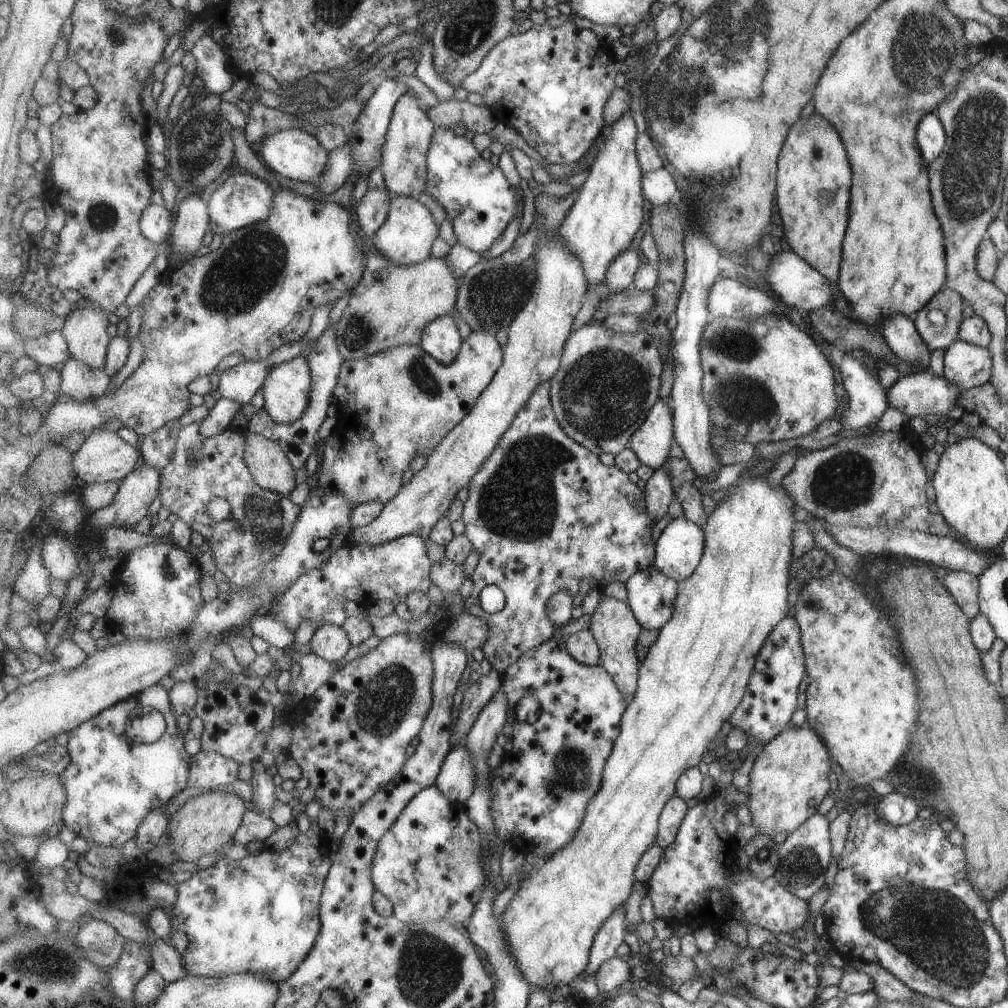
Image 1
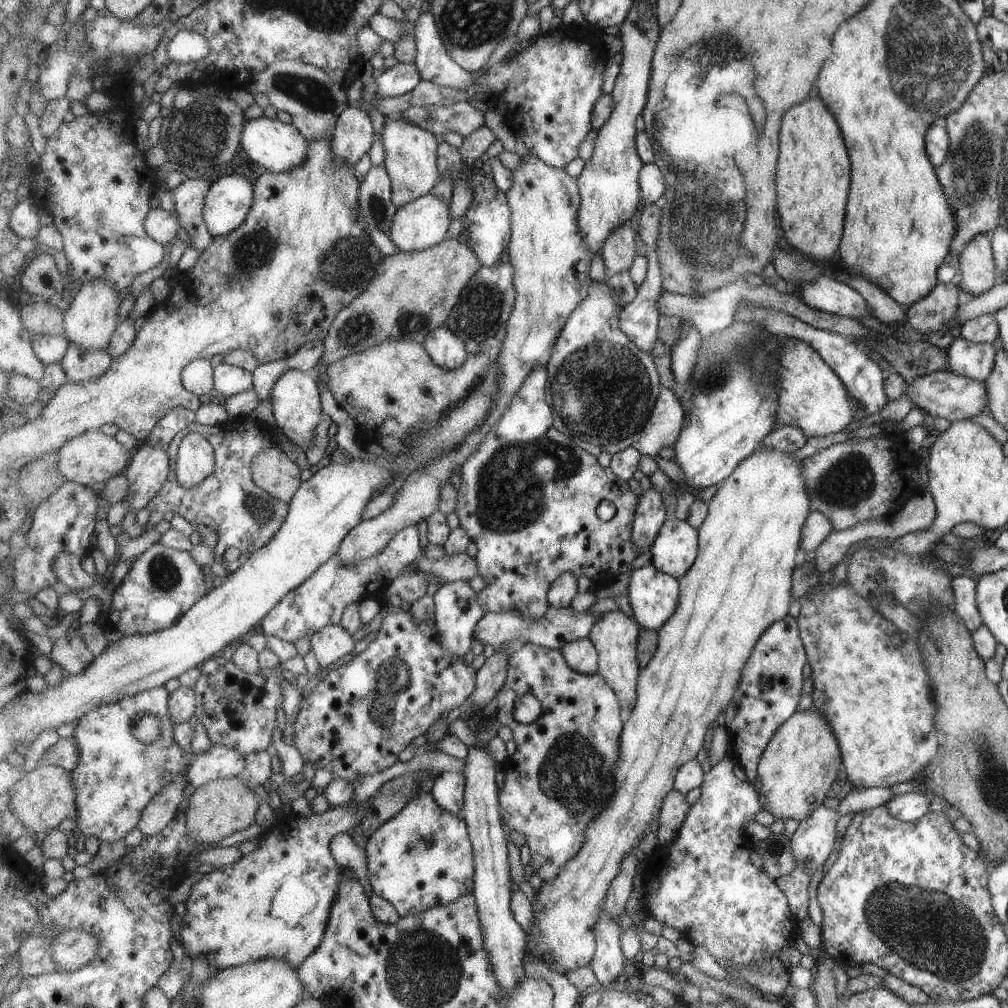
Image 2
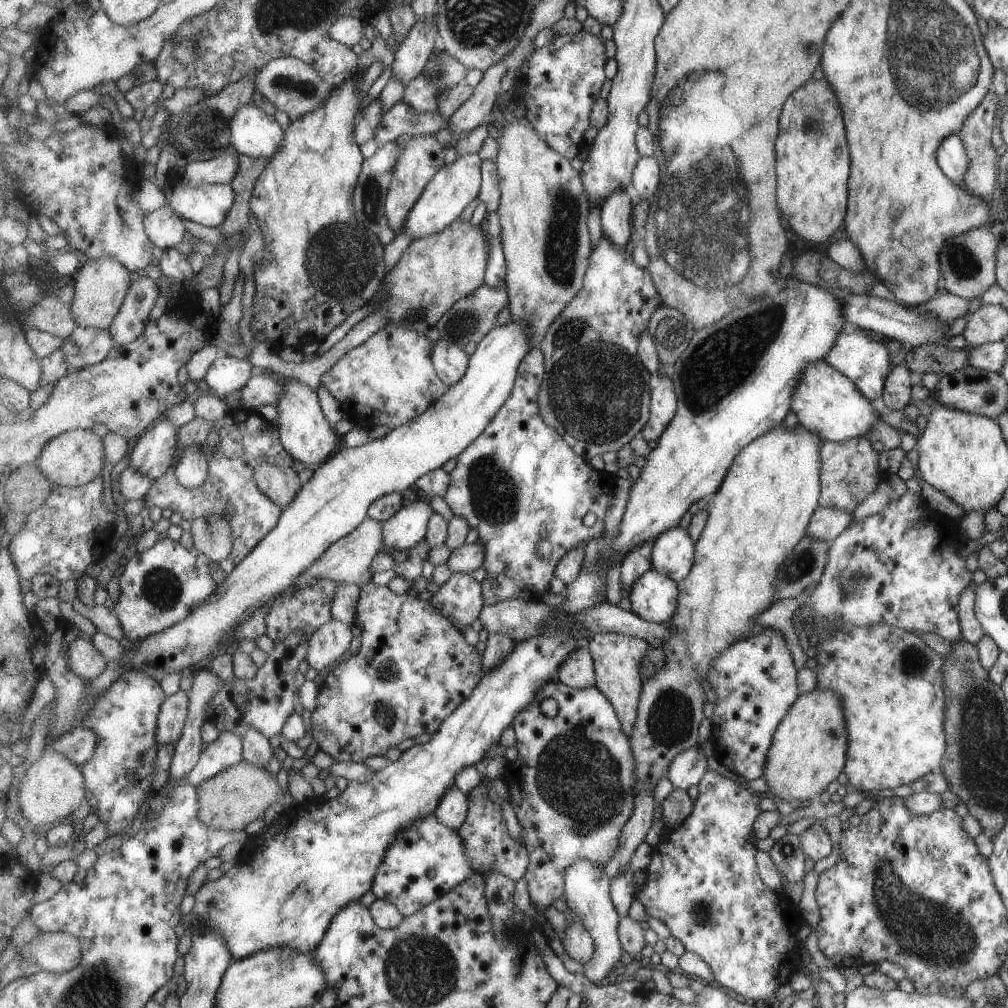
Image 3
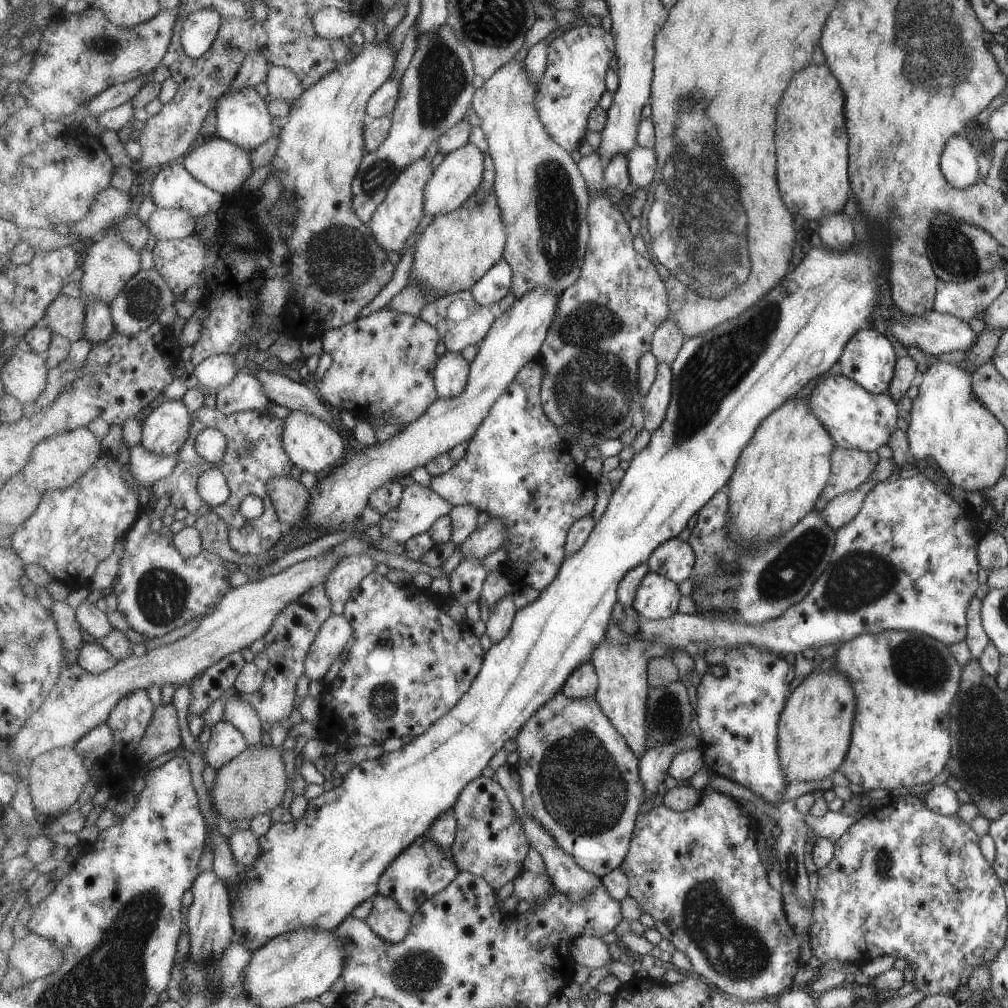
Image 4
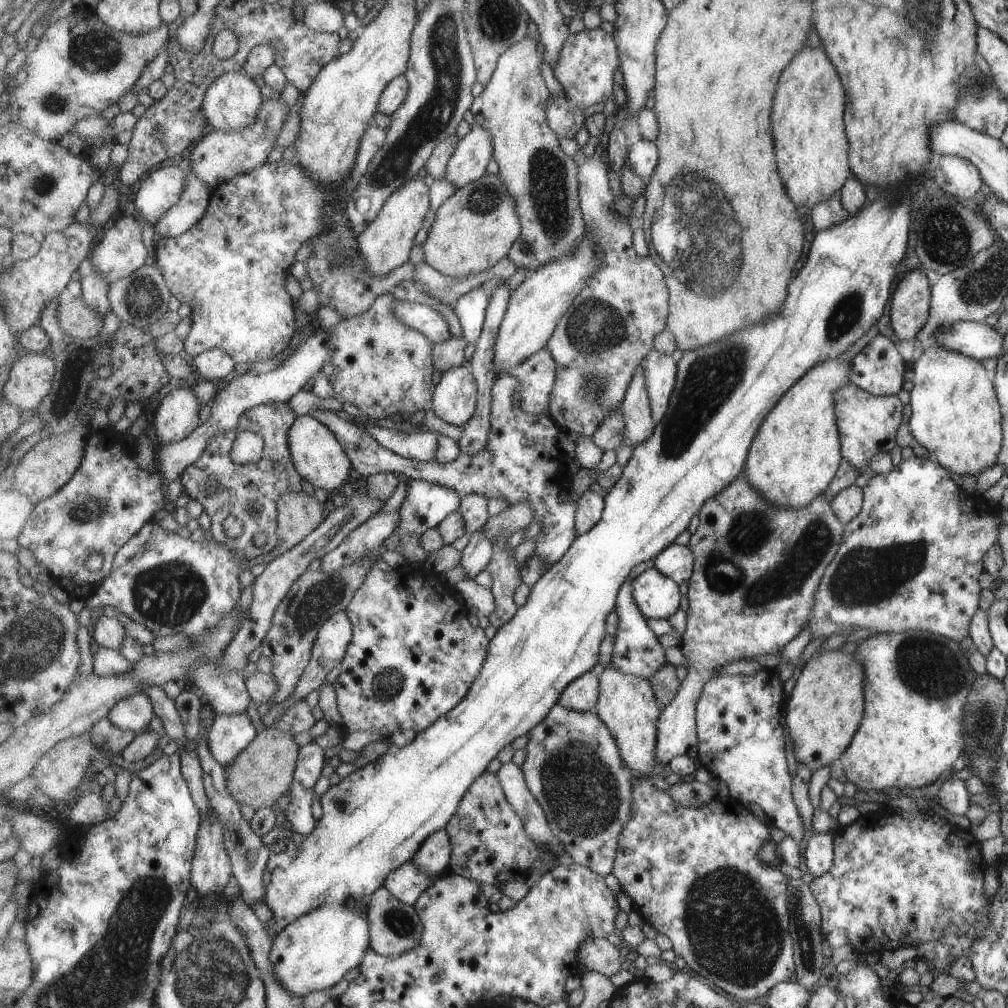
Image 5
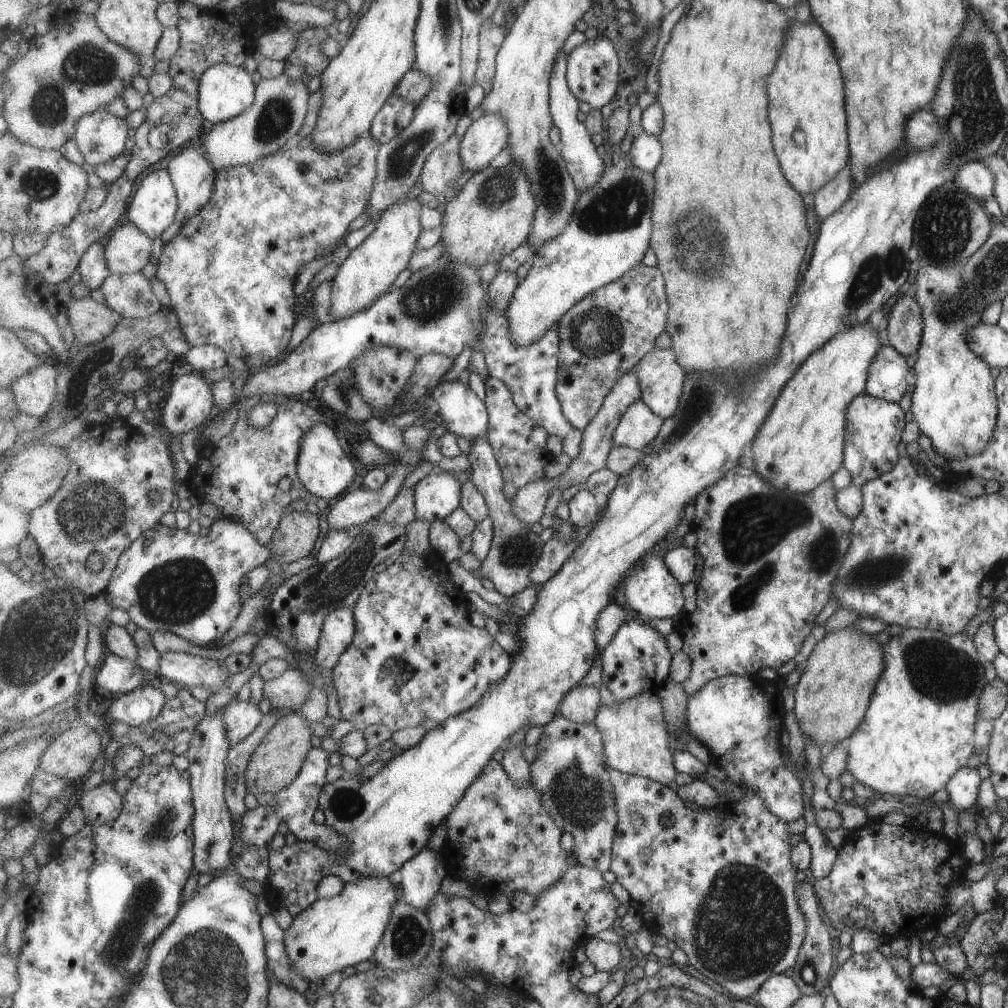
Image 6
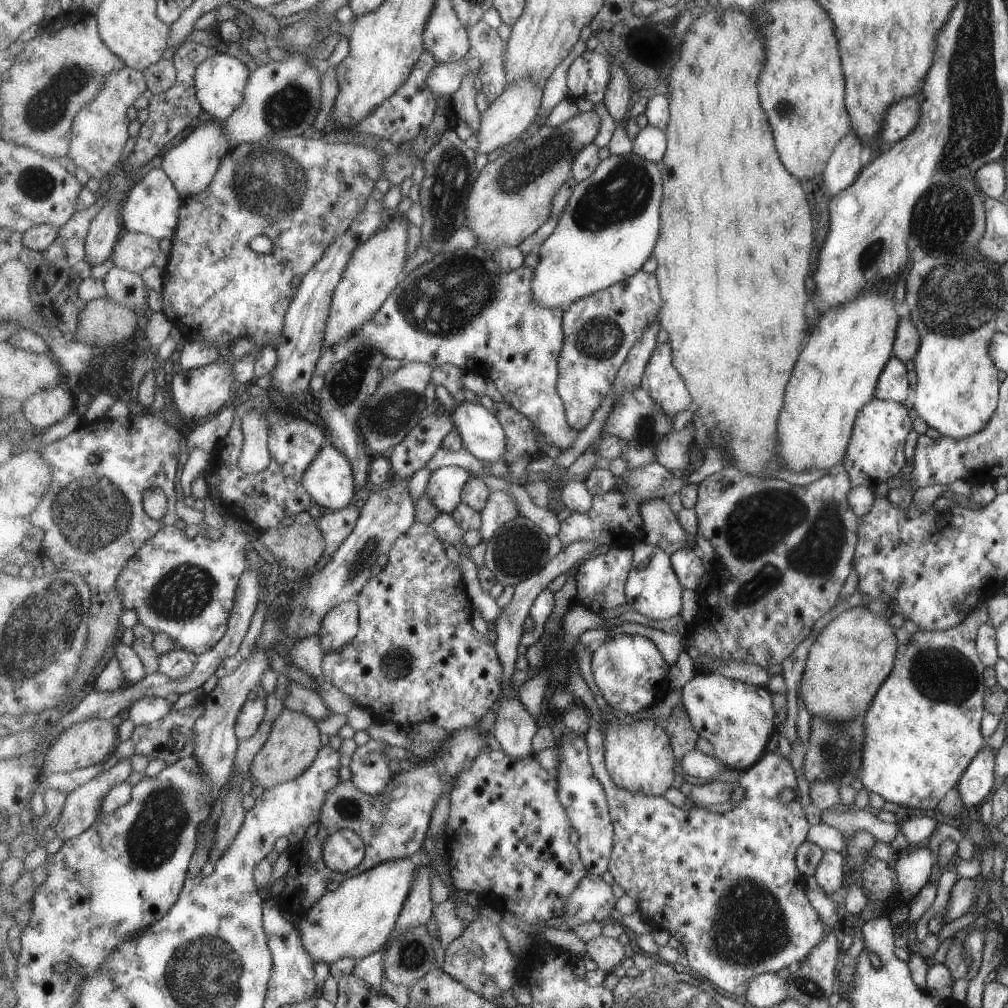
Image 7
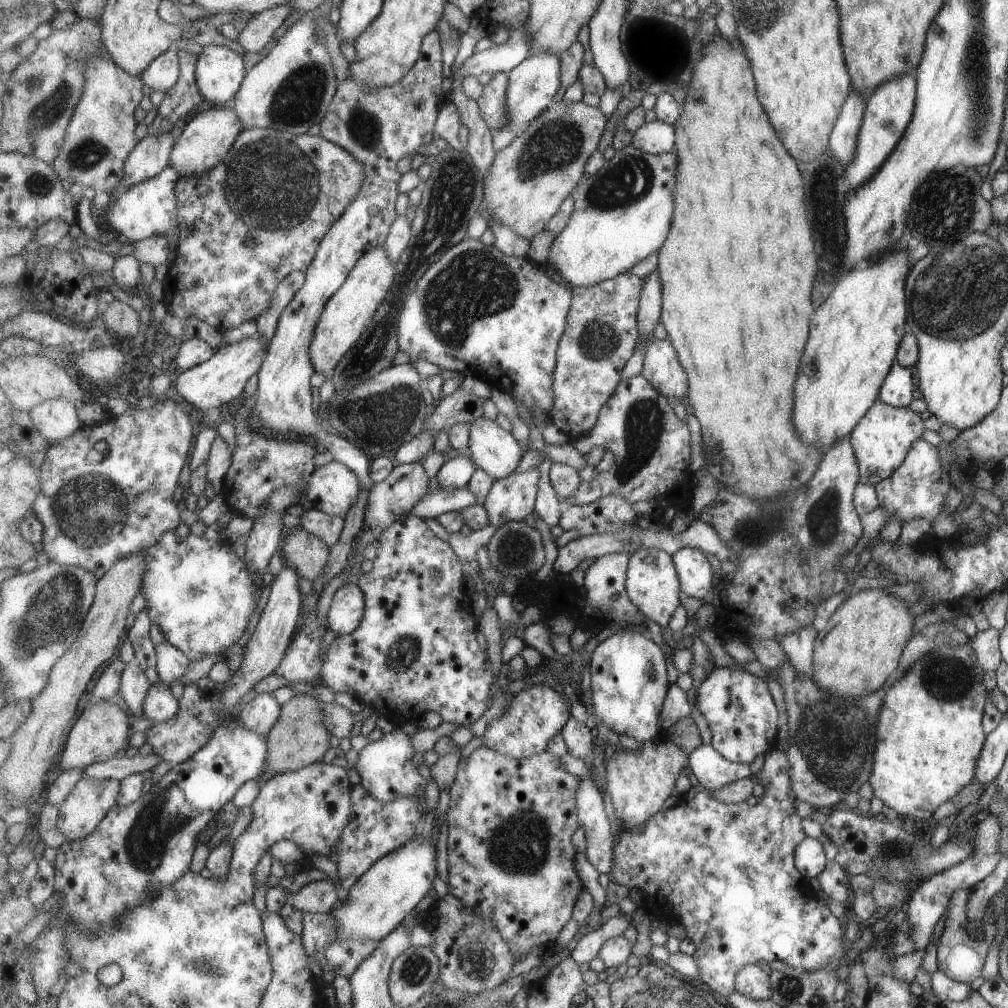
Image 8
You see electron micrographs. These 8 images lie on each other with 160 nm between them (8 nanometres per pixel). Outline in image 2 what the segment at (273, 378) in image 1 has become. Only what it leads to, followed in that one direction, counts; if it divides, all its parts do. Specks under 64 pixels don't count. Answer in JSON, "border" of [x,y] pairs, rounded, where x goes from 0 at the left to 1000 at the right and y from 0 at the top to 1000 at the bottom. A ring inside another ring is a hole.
{"border":[[[287,366],[275,376],[266,398],[269,400],[275,423],[283,429],[287,437],[293,438],[295,442],[304,446],[305,440],[311,437],[313,425],[322,414],[318,405],[315,377],[301,366]]]}

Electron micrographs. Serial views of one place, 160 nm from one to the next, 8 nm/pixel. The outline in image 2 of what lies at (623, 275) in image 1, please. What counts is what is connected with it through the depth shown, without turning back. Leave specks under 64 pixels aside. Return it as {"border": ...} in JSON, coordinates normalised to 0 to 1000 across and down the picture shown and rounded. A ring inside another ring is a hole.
{"border":[[[621,221],[618,225],[614,225],[602,237],[597,251],[605,277],[610,275],[610,272],[618,270],[618,268],[625,268],[633,253],[632,232],[624,224],[624,221]]]}

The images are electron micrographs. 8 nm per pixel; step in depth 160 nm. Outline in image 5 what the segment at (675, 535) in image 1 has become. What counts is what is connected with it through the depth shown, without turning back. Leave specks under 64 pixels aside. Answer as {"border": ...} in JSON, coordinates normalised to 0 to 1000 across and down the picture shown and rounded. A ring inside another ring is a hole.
{"border":[[[666,540],[650,554],[650,563],[674,580],[688,571],[689,552],[685,542]]]}

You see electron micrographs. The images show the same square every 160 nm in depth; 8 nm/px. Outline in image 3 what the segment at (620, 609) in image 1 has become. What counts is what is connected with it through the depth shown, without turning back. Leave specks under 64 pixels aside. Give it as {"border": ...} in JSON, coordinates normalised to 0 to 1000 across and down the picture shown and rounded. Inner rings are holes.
{"border":[[[594,628],[582,637],[582,641],[589,651],[591,680],[605,692],[620,726],[626,730],[629,725],[629,716],[633,712],[633,702],[640,676],[637,673],[637,655],[646,640],[642,635],[634,632],[614,628]]]}

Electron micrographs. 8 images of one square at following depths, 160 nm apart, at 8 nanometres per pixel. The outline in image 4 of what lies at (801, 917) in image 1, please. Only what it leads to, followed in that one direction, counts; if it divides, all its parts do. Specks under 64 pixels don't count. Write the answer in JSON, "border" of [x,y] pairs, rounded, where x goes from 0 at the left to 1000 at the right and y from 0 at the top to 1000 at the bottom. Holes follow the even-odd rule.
{"border":[[[703,781],[697,782],[696,795],[684,804],[673,807],[662,799],[657,798],[633,812],[629,829],[626,834],[625,847],[622,848],[616,861],[625,871],[624,888],[628,890],[636,901],[636,905],[645,907],[651,913],[651,921],[656,924],[657,930],[668,935],[671,942],[681,944],[688,953],[688,964],[701,970],[705,976],[709,976],[715,983],[722,984],[735,992],[766,992],[771,991],[778,984],[788,979],[787,968],[794,956],[791,954],[791,931],[787,929],[787,922],[780,906],[779,887],[769,883],[761,873],[762,861],[757,857],[751,841],[751,829],[754,826],[754,818],[749,811],[735,804],[731,793],[717,788]]]}

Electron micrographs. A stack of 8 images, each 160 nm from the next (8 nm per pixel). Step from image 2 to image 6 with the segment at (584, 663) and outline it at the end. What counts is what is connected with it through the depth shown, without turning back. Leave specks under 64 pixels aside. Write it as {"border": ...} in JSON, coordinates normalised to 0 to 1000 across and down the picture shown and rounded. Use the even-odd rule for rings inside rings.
{"border":[[[572,680],[559,691],[556,706],[572,718],[584,718],[590,716],[596,699],[594,682]]]}

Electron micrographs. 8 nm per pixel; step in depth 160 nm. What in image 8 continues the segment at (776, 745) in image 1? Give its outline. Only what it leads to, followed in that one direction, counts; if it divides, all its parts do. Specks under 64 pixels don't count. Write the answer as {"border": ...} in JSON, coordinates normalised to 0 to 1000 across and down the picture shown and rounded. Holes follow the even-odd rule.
{"border":[[[879,583],[849,585],[819,614],[818,621],[810,626],[807,634],[806,669],[794,672],[783,654],[769,666],[778,687],[782,708],[783,739],[779,746],[785,757],[786,787],[789,793],[801,796],[809,803],[822,805],[822,801],[834,795],[837,788],[850,786],[852,780],[862,774],[867,756],[870,708],[875,692],[886,676],[919,647],[931,641],[952,640],[961,635],[952,625],[952,618],[947,616],[919,620],[902,634],[906,612],[902,611],[899,599],[888,592]]]}

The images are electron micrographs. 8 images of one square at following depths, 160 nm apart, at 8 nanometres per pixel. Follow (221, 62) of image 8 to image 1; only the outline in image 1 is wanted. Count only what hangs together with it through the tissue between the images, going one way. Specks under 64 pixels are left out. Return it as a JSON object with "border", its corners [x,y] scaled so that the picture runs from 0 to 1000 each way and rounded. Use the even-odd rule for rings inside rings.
{"border":[[[302,128],[280,129],[266,135],[253,149],[261,155],[265,165],[277,174],[289,179],[312,183],[321,173],[327,161],[327,151],[318,143],[314,135]]]}

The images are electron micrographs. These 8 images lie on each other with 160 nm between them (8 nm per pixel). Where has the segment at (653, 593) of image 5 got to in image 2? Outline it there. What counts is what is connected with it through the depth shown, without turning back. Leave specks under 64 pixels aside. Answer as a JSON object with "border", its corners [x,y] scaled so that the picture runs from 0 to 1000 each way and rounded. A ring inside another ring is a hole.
{"border":[[[647,558],[625,569],[624,598],[637,622],[649,626],[670,609],[677,584],[673,574],[655,566]]]}

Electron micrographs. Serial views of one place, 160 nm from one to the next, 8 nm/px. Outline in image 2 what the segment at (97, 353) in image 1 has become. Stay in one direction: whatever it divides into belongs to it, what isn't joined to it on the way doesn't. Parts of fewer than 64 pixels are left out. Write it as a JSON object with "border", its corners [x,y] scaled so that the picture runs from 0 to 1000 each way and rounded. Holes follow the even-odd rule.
{"border":[[[96,277],[83,281],[71,300],[68,310],[65,310],[65,333],[84,348],[106,348],[116,327],[116,308],[120,304],[119,292],[113,281],[104,277]]]}

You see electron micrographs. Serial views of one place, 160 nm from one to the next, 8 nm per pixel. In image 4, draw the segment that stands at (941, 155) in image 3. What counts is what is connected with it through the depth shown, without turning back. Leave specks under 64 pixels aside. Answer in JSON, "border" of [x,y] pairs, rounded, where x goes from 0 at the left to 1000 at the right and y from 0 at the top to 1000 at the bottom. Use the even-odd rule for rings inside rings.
{"border":[[[954,133],[946,135],[935,149],[932,167],[940,183],[948,188],[956,188],[967,182],[969,172],[969,151]]]}

